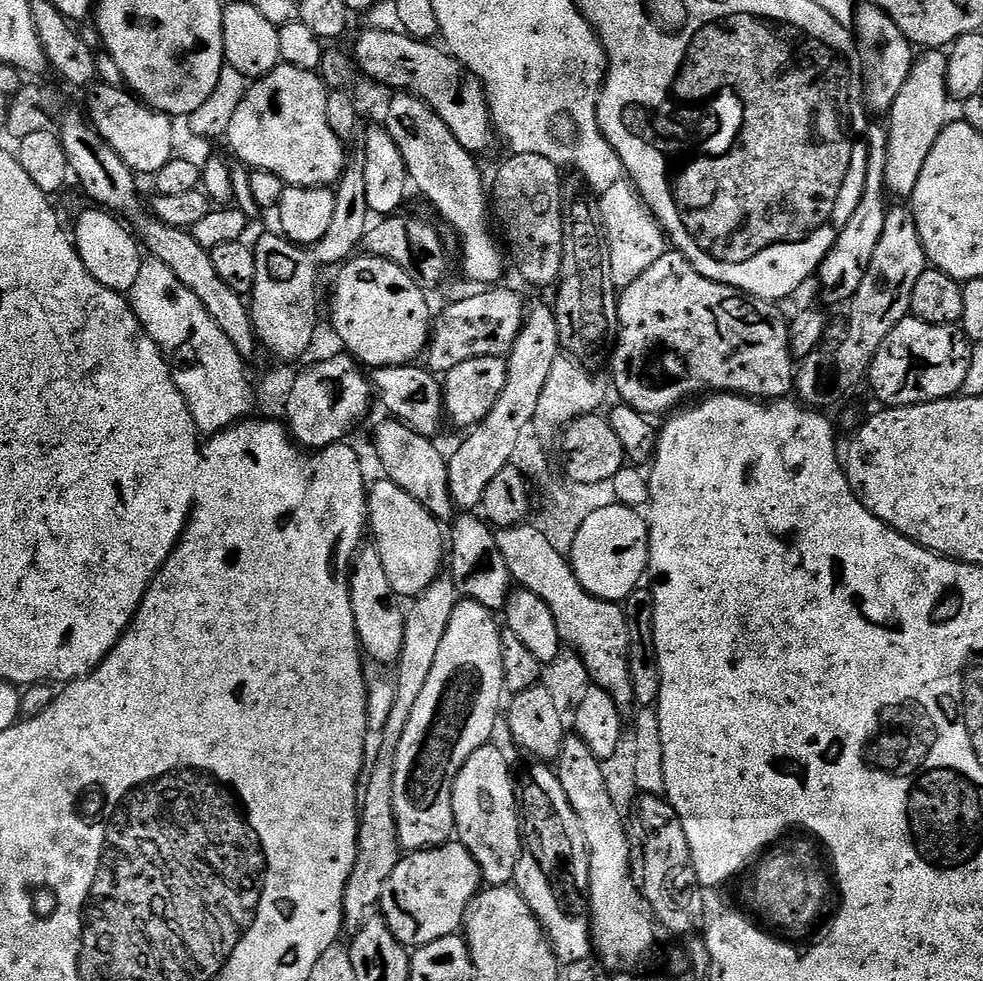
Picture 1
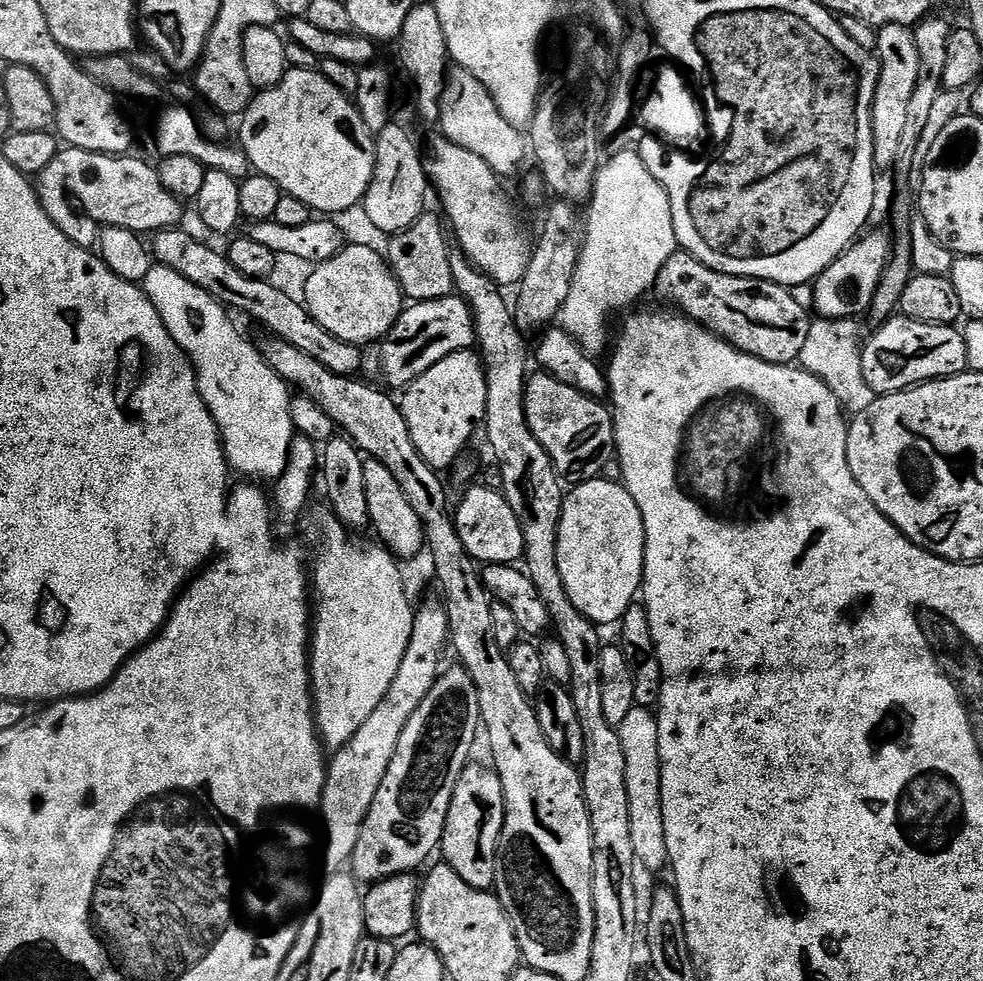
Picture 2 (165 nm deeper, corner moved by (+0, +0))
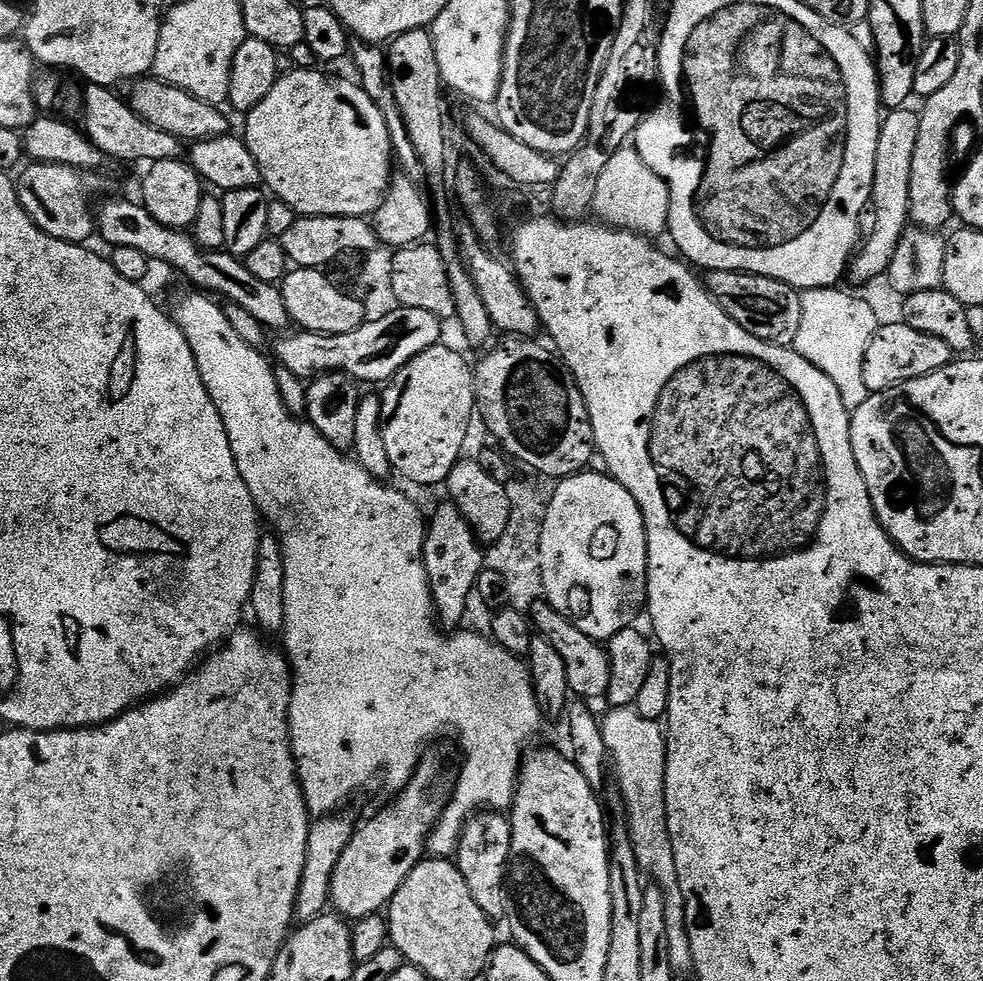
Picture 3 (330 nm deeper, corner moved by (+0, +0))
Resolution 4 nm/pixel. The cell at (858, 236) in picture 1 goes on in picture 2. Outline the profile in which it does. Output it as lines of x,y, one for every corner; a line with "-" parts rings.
887,24
879,29
876,38
875,55
878,57
880,77
878,86
874,90
874,102
872,103
872,133
874,134
874,162
877,169
895,169
898,149
902,146
902,133
906,127
910,97
914,95
914,86
920,77
920,55
916,45
916,34
912,28
903,28
901,24

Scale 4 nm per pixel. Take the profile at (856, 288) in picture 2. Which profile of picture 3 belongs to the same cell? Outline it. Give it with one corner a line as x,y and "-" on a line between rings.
905,106
902,108
893,108
891,111
887,113
880,121
880,133
878,134
878,154
874,154
874,186
872,187
872,199
870,201
871,211
874,210
874,224
872,226
872,232
870,234
870,238
857,249
855,256
852,258
849,263
849,271
848,278
849,281
852,280
853,285
859,286
861,284
865,284
872,280
881,279
886,273
890,266
890,262
893,261
894,258
894,250
897,249
898,242
901,241
901,236
904,233
905,229
909,225
909,206
908,199
910,198
910,166
914,163
914,145
918,143
918,130
920,129
920,117
917,115
915,111
911,112
911,107

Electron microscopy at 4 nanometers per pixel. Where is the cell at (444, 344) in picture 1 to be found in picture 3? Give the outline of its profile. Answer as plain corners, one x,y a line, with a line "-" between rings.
397,306
393,313
378,321
364,320
352,333
324,335
296,330
293,336
284,336
277,342
274,360
305,382
321,372
345,372
361,385
383,385
398,375
418,354
441,343
440,328
442,321
427,310

